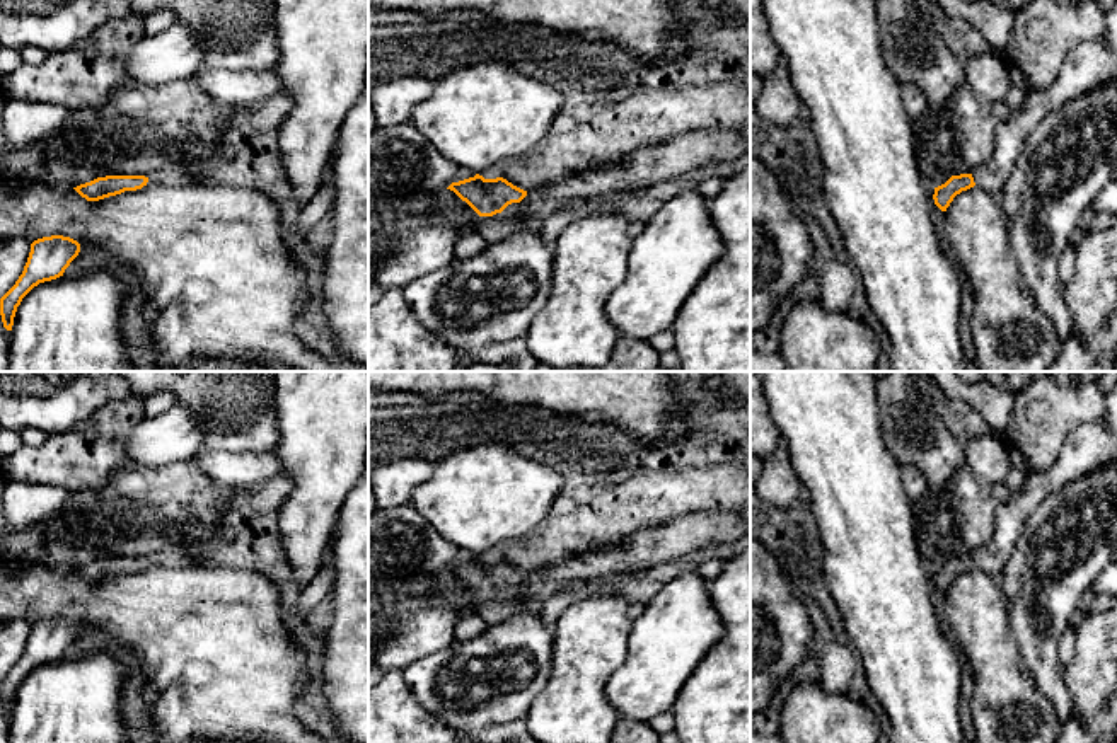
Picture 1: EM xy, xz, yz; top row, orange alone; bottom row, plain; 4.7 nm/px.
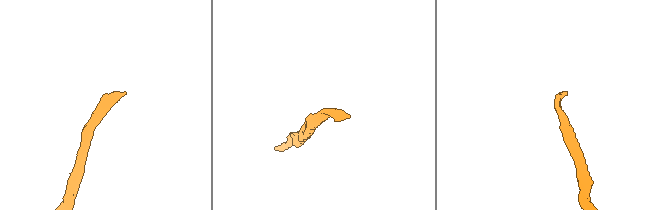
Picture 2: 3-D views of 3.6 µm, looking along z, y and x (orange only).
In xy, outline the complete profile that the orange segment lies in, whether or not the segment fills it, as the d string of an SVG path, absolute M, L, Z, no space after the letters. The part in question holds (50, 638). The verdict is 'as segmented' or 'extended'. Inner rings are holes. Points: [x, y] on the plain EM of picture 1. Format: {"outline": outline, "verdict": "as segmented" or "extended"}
{"outline": "M63 617L43 619L31 625L31 634L22 656L0 680L0 697L7 712L12 712L14 699L22 680L39 665L63 658L78 634L80 625Z", "verdict": "as segmented"}

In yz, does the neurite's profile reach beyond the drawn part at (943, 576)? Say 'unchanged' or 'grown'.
grown

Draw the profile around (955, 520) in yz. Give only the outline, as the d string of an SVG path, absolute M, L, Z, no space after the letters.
M969 465L960 467L943 487L929 487L912 501L912 527L921 557L928 567L938 569L952 557L972 556L996 532L998 501L993 486L982 481Z

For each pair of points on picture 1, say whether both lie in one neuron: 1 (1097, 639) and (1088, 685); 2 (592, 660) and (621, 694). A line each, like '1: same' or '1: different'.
1: same
2: different

